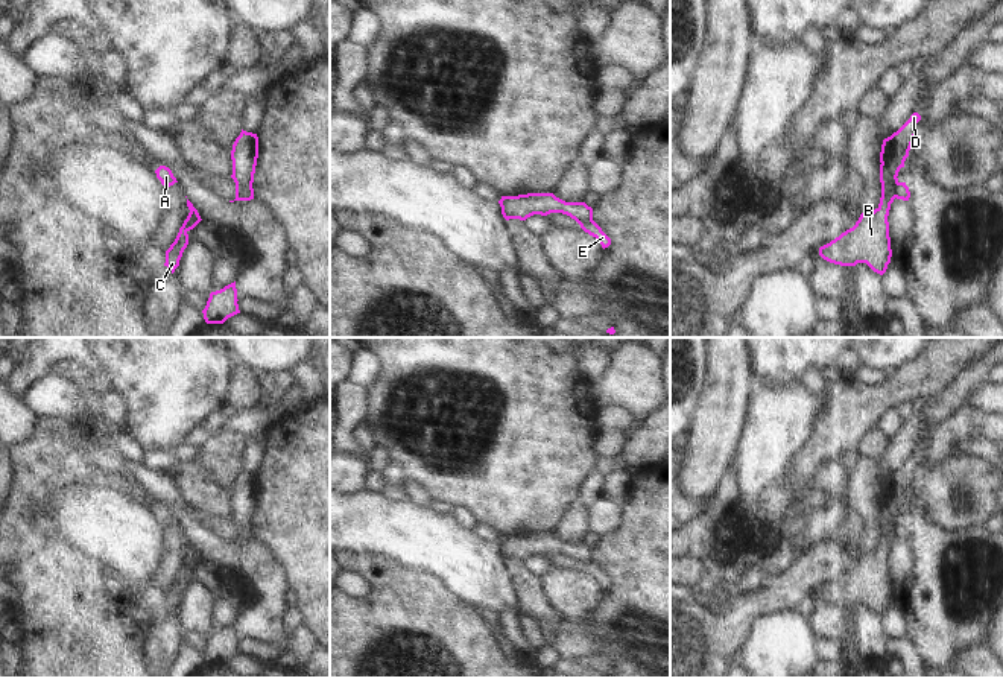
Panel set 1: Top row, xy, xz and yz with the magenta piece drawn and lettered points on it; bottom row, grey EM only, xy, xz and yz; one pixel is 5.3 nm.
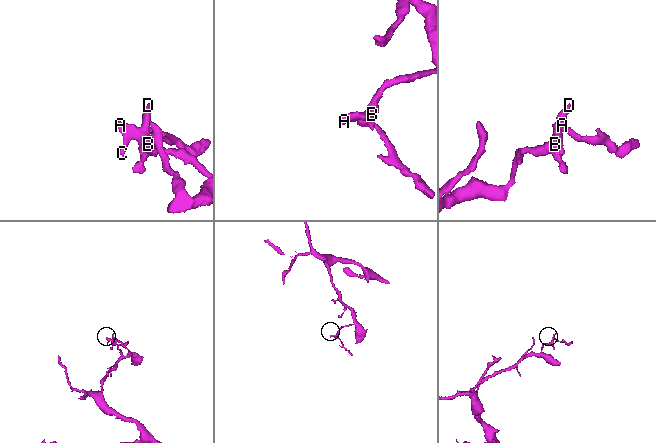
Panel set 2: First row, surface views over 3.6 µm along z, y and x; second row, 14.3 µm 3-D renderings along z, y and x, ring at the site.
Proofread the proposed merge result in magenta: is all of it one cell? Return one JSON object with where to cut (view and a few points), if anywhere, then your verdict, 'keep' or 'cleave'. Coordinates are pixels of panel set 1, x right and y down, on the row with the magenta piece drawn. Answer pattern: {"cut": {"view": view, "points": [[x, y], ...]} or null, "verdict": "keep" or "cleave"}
{"cut": {"view": "yz", "points": [[898, 183], [894, 189], [894, 196]]}, "verdict": "cleave"}

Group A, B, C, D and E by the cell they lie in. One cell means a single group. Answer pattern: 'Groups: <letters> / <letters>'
Groups: A B C D / E.

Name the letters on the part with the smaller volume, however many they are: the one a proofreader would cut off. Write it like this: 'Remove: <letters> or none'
Remove: E

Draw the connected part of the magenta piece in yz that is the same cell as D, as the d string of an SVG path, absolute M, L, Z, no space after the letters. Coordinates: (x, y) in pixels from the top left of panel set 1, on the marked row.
M913 112L897 132L883 140L880 152L880 204L874 211L863 211L853 228L821 246L819 255L824 260L840 266L866 263L880 275L886 272L892 257L888 216L895 199L897 176L909 157L918 132L915 125L919 120L921 116Z

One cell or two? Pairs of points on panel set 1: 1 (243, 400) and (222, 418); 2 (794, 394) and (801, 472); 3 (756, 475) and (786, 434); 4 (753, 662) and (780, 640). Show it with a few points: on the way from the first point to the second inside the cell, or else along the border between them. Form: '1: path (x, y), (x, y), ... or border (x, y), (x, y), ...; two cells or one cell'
1: border (228, 403), (239, 412); two cells
2: border (818, 418), (809, 440), (795, 455), (786, 473); two cells
3: path (759, 464), (775, 444); one cell
4: path (759, 657), (763, 657), (774, 646); one cell

